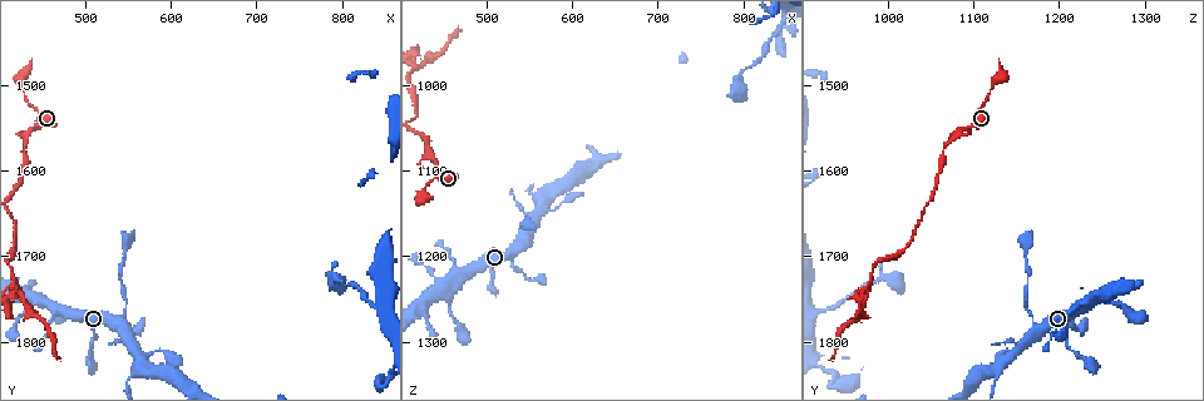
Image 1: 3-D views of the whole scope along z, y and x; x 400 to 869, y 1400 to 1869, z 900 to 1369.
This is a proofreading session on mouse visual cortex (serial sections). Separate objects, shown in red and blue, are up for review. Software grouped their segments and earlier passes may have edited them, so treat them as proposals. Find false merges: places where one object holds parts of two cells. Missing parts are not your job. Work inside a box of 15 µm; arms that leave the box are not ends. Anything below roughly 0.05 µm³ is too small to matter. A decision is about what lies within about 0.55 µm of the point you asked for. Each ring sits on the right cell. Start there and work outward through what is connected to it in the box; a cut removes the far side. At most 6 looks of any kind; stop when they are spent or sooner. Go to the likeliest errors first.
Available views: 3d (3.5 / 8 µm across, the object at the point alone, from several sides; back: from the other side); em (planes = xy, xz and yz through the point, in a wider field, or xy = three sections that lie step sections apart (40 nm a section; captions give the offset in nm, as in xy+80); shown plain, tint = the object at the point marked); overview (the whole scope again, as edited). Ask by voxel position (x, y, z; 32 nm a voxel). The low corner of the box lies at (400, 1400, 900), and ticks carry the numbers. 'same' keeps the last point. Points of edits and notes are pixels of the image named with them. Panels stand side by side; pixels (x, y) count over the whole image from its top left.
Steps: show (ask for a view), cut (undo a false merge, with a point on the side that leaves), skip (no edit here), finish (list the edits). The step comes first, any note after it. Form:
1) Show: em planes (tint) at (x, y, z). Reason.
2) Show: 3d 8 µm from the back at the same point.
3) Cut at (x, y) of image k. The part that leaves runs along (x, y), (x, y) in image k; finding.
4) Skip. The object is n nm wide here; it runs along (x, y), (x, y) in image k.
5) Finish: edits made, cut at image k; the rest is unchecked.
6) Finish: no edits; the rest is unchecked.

Show: 3d 3.5 µm at (545, 1785, 1170). Two arms in line, one across.

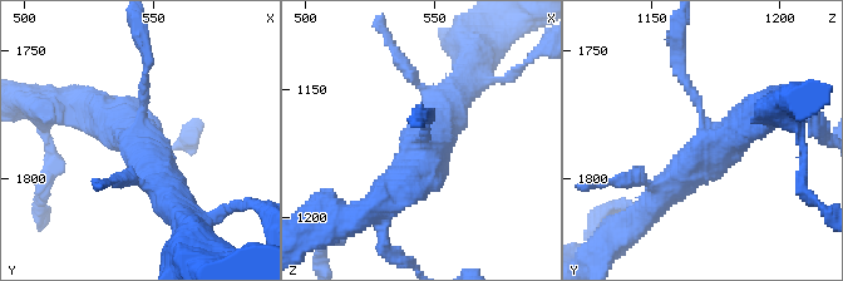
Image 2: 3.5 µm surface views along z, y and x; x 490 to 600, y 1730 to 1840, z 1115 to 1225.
Show: em xy step 5 (tint) at (546, 1779, 1171). 3 arms meet here; the arms are 150, 400, 450 nm wide; shape alone is not enough.

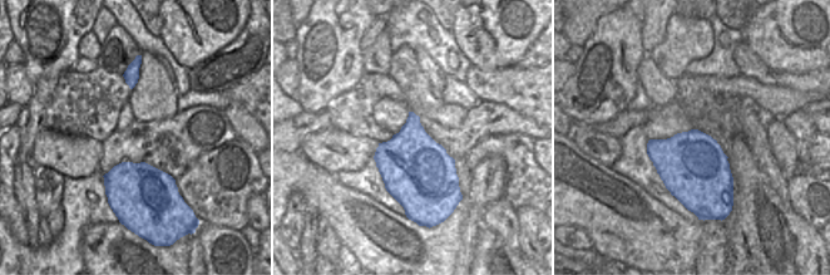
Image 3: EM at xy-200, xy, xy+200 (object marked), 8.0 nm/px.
Skip. It runs along (768, 104), (659, 197) in image 2; all the same cell.

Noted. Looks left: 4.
Show: 3d 3.5 µm at (455, 1755, 1235). Looks like a crossing.

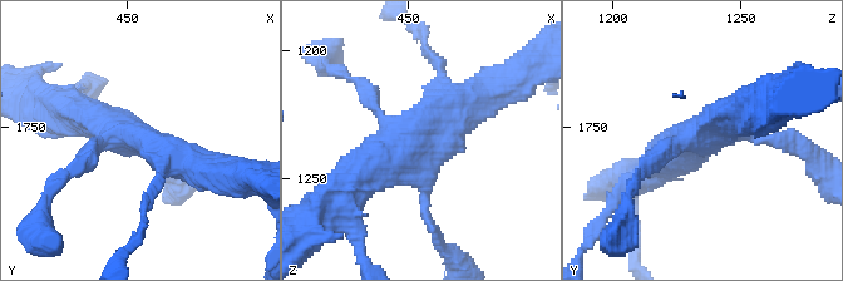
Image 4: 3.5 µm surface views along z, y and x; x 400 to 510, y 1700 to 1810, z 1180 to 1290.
Show: em xy step 2 (tint) at (450, 1753, 1237). 4 arms meet here; the arms are 150, 200, 450, 450 nm wide.

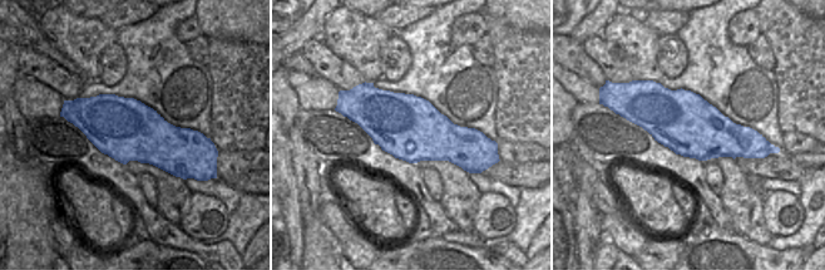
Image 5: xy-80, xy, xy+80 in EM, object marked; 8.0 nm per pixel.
Skip. It runs along (474, 100), (435, 122), (344, 193) in image 4; all the same cell.

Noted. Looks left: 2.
Show: 3d 3.5 µm at (585, 1810, 1140). A narrow waist.

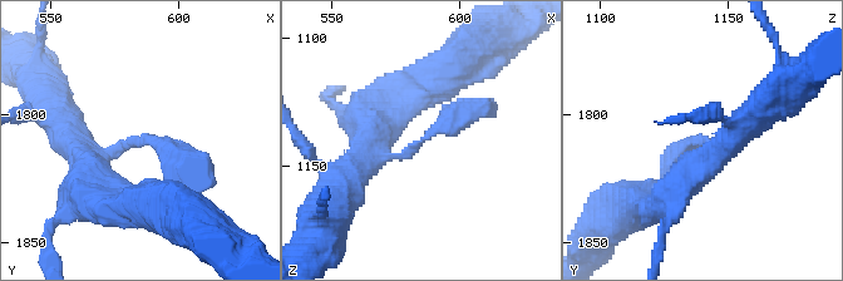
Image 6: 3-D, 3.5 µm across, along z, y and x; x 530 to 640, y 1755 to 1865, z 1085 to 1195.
Show: em xy step 1 (tint) at (587, 1809, 1140). The arms are 300, 300 nm wide.

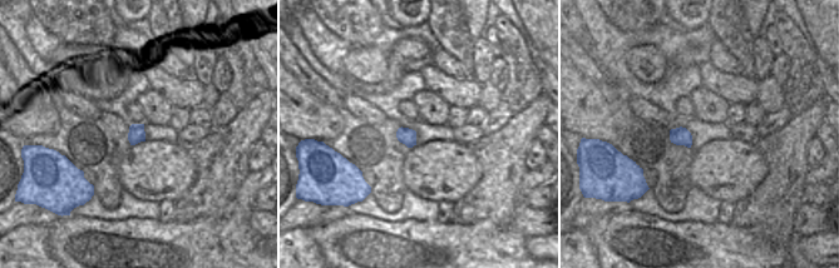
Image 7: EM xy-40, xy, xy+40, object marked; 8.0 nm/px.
Skip. It runs along (353, 164), (399, 158), (461, 113), (491, 107) in image 6; all the same cell.

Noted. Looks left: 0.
Finish: no edits; the rest is unchecked.

